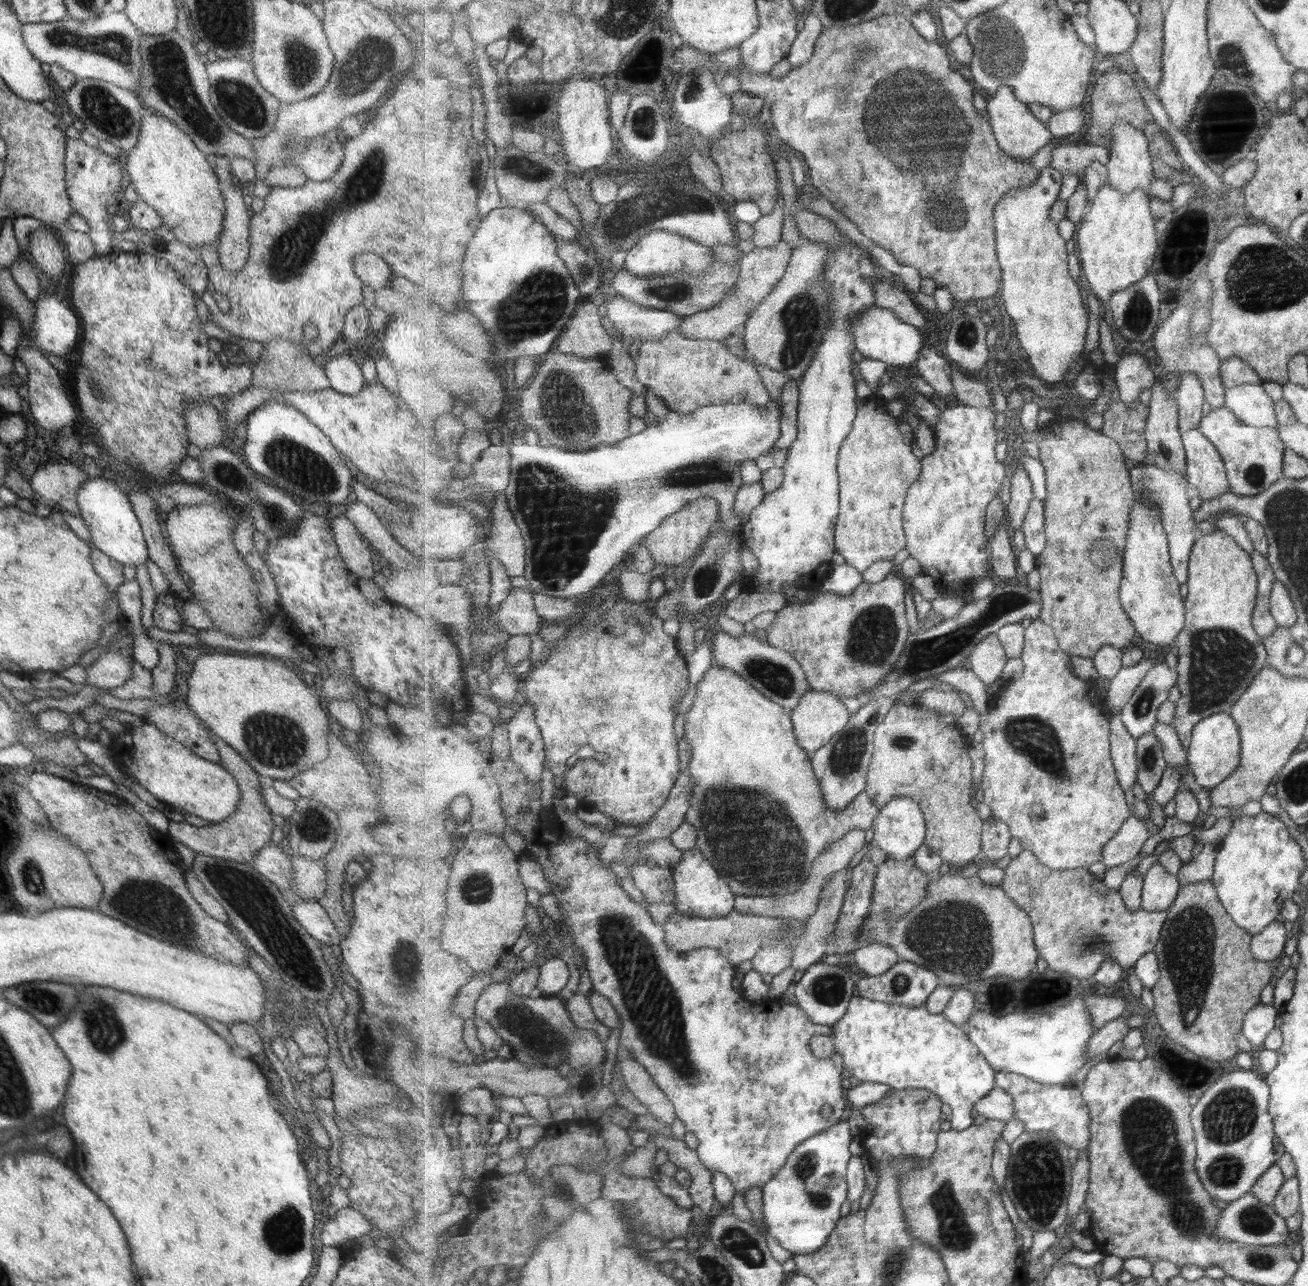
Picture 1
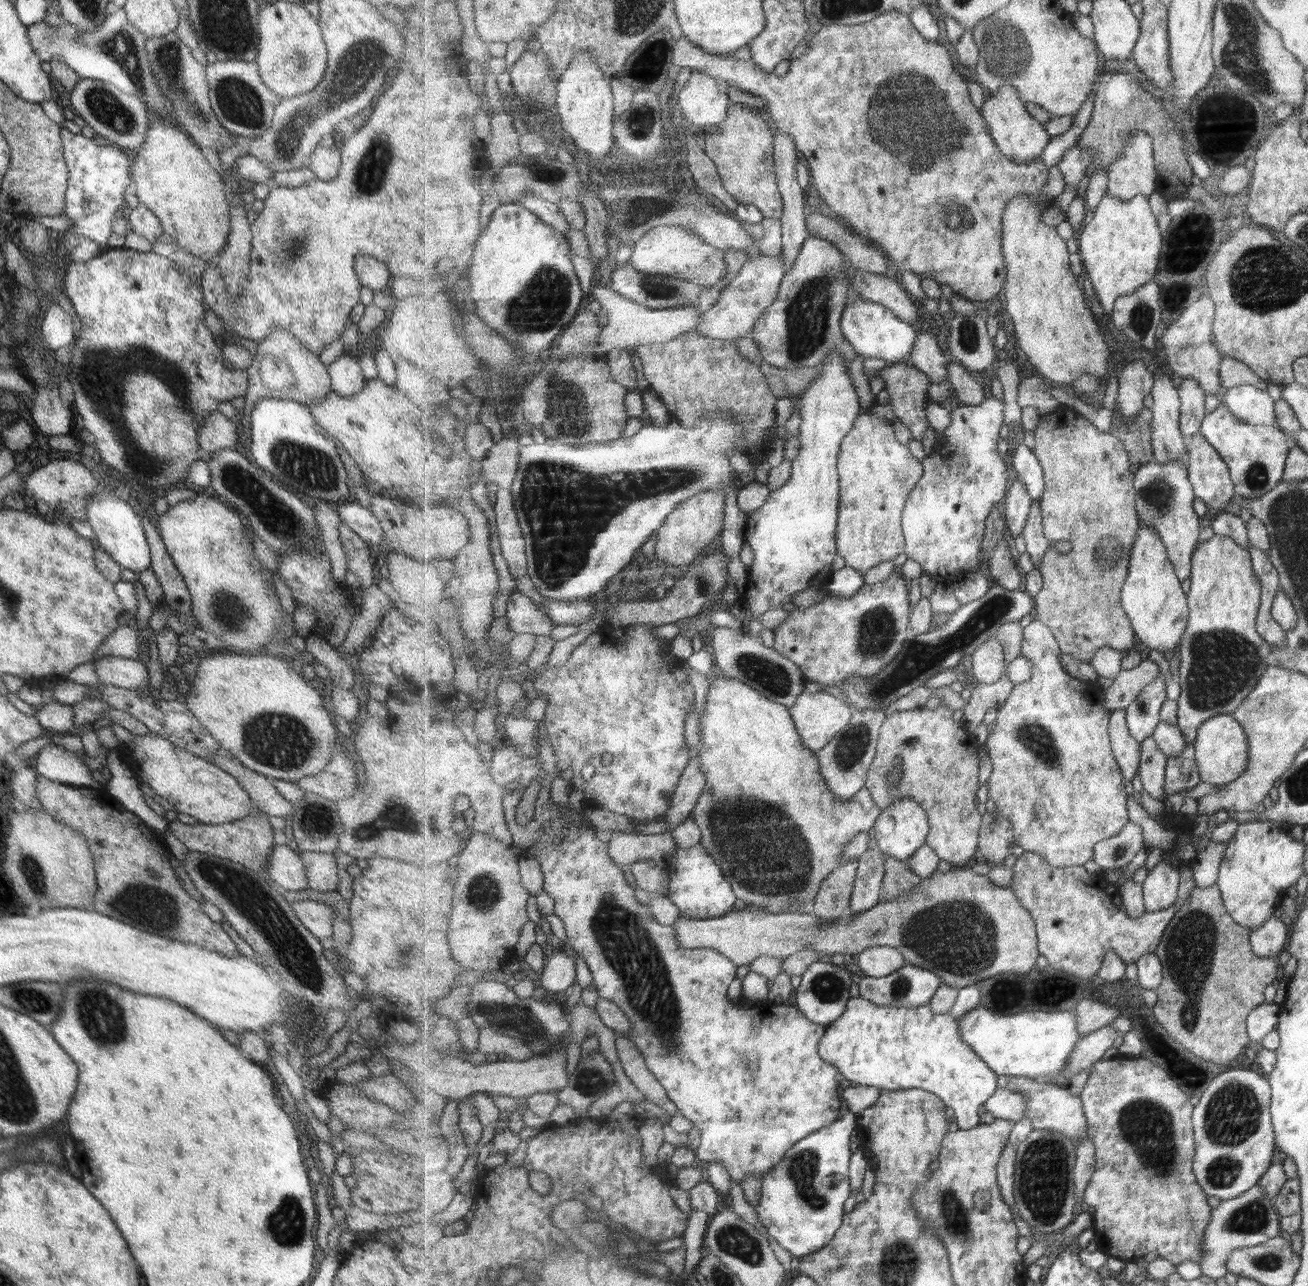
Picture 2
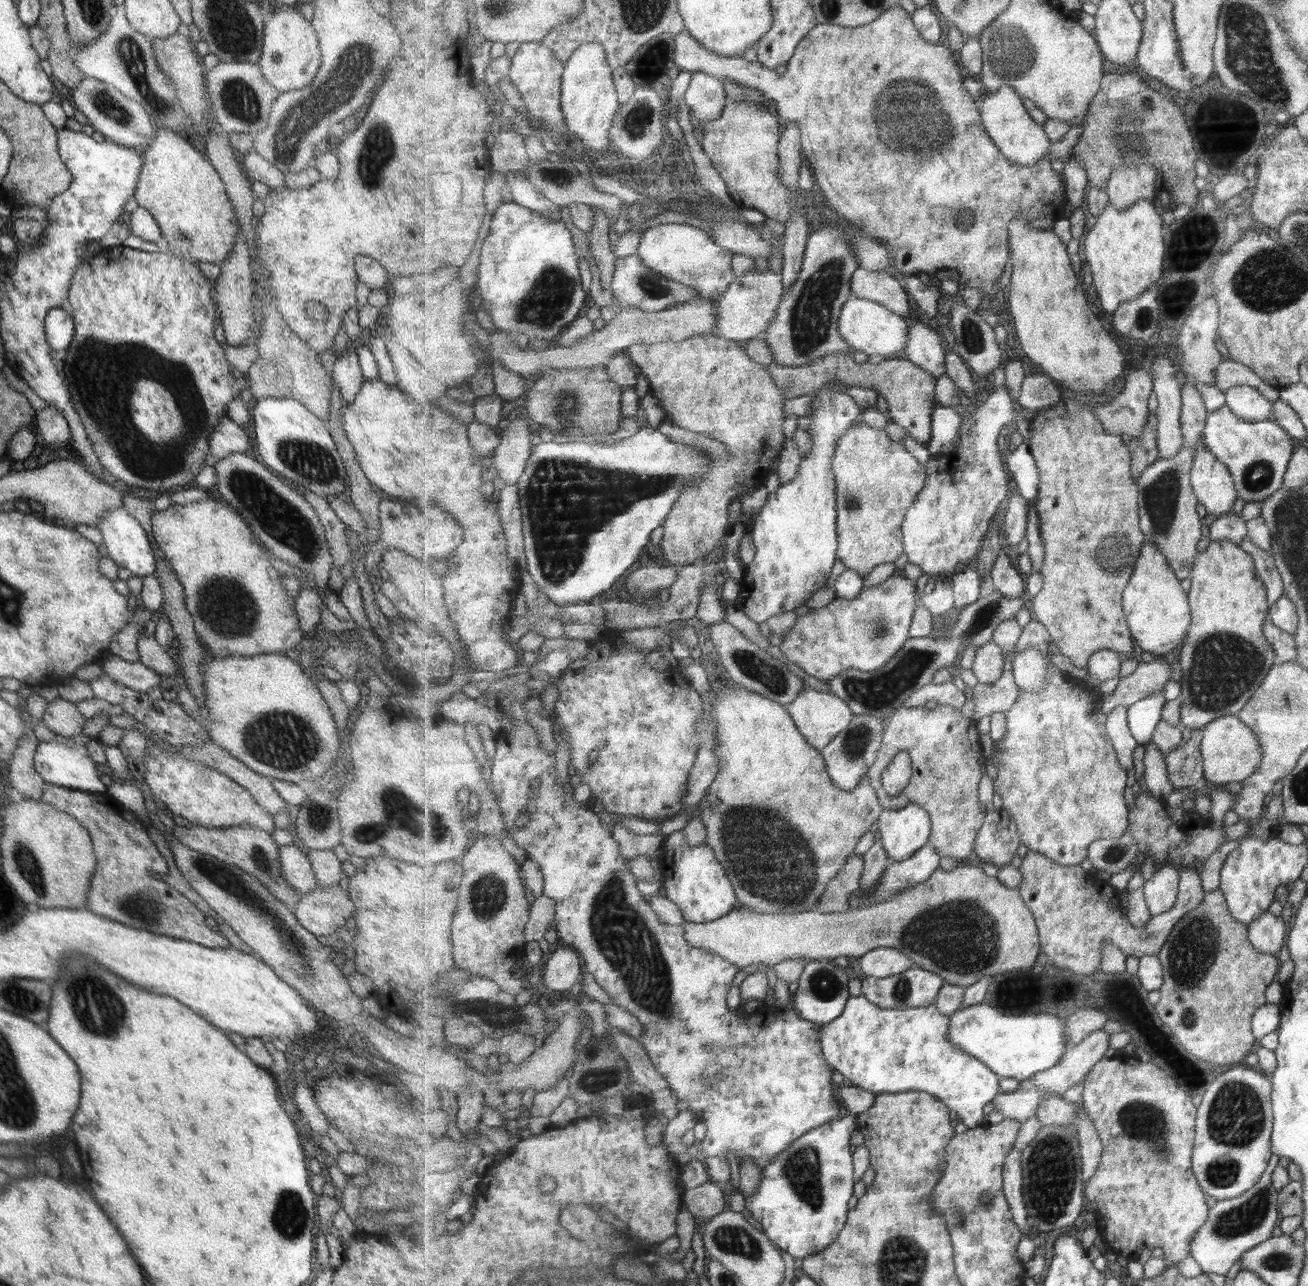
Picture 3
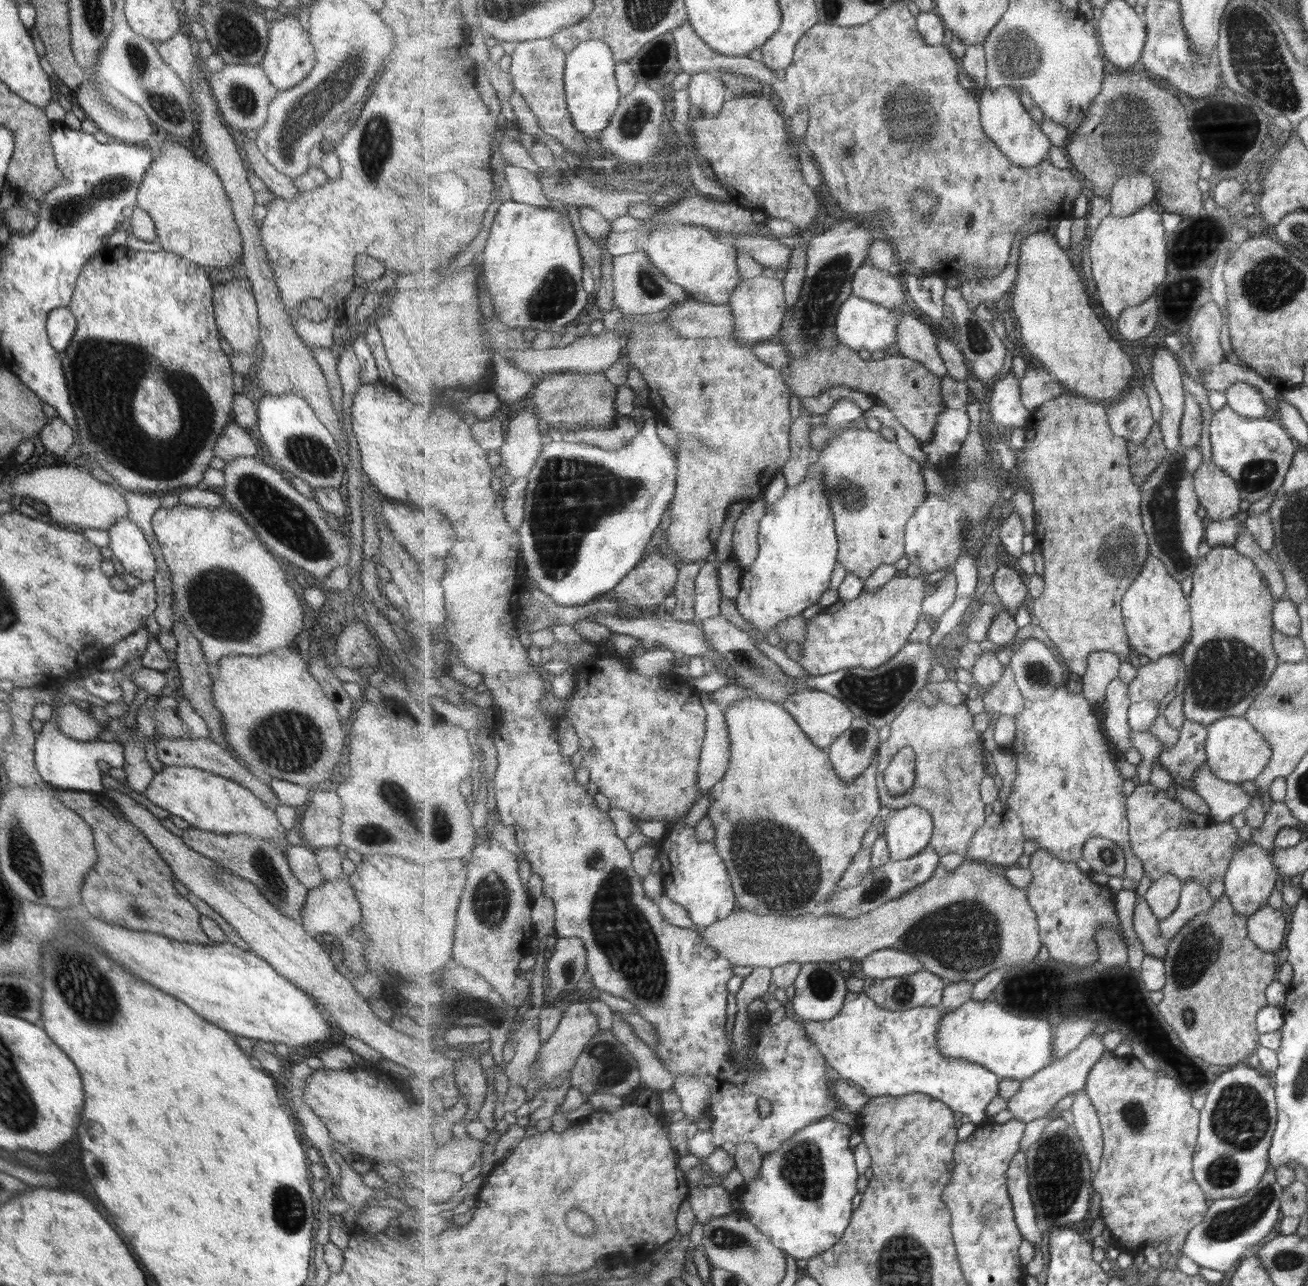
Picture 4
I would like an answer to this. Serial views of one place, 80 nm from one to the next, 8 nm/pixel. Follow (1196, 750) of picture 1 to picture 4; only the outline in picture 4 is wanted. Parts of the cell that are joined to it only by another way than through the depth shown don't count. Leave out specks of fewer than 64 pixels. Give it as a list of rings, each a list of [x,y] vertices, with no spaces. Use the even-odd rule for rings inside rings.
[[[1243,717],[1220,718],[1208,726],[1208,731],[1207,763],[1219,780],[1236,785],[1245,780],[1254,780],[1272,756],[1270,744]]]

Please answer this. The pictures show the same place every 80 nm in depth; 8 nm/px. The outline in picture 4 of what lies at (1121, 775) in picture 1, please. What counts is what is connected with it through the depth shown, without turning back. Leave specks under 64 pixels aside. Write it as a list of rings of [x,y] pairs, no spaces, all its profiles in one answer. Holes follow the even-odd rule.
[[[1119,677],[1111,681],[1106,692],[1108,710],[1105,715],[1107,732],[1110,740],[1119,748],[1119,755],[1133,747],[1132,728],[1128,712],[1132,705],[1129,698],[1129,685]]]

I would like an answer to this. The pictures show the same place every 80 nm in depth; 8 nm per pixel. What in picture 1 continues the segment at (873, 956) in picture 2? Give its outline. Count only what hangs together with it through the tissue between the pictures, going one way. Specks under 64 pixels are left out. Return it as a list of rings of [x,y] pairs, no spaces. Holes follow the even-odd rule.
[[[868,943],[858,949],[854,952],[855,968],[863,970],[867,976],[881,976],[900,962],[897,952],[893,950],[894,948],[884,943]]]

